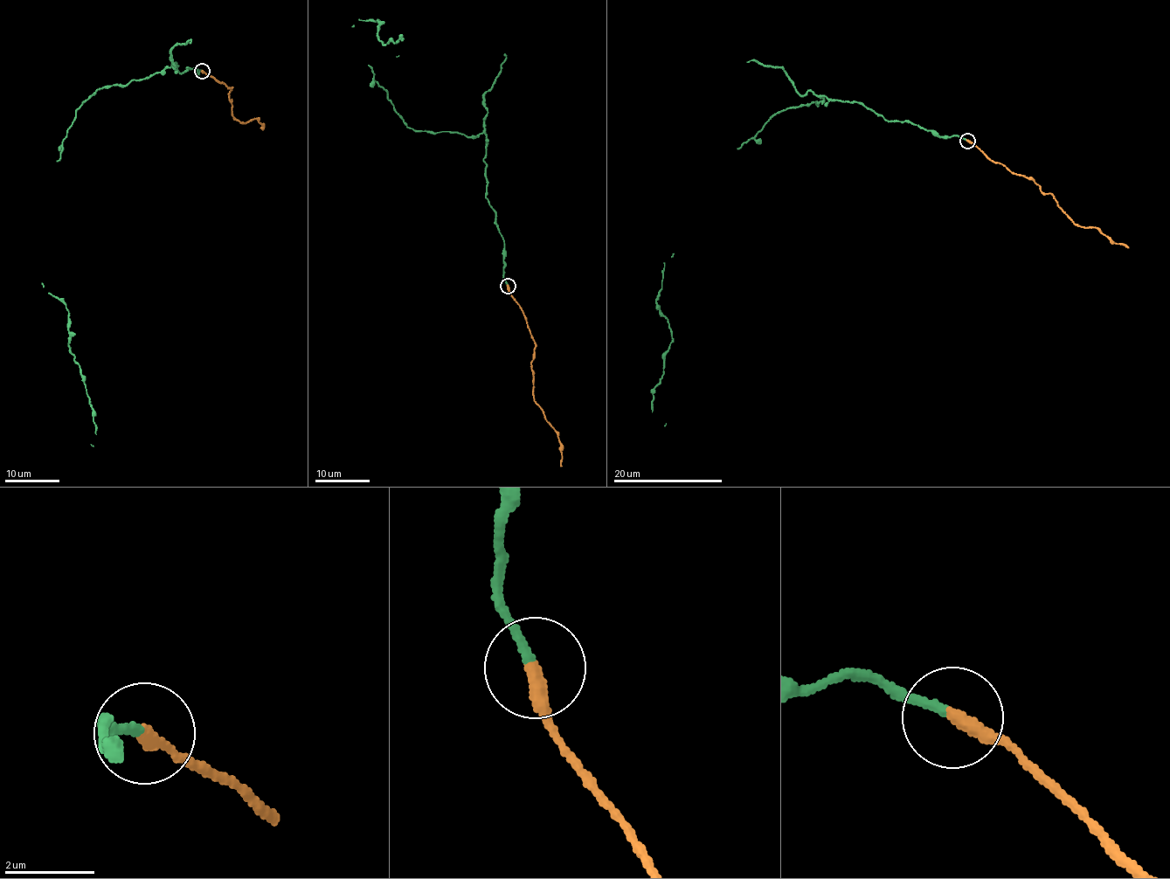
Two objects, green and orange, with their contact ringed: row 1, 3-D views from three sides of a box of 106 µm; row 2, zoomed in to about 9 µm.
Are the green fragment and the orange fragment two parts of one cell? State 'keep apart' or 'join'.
keep apart

